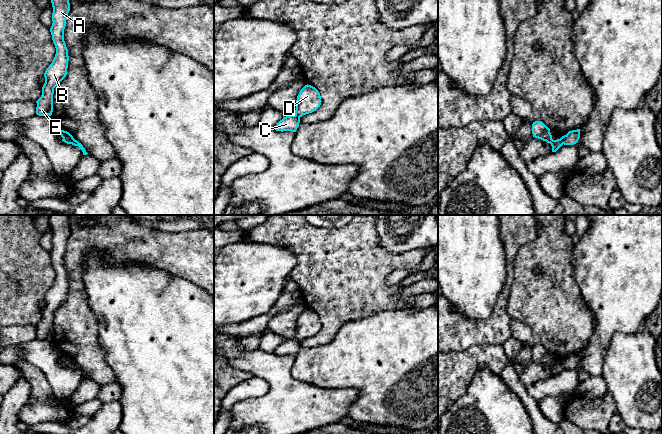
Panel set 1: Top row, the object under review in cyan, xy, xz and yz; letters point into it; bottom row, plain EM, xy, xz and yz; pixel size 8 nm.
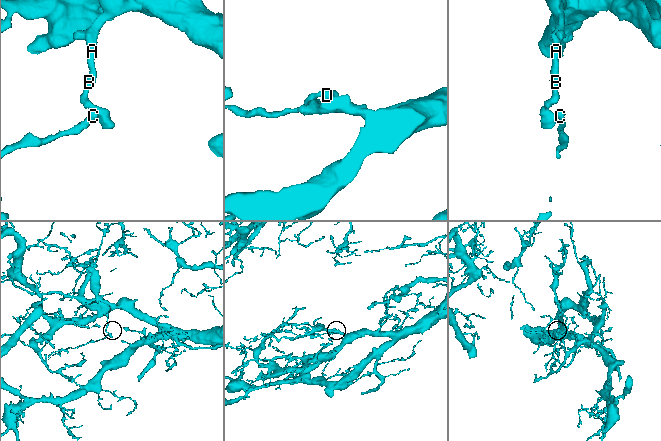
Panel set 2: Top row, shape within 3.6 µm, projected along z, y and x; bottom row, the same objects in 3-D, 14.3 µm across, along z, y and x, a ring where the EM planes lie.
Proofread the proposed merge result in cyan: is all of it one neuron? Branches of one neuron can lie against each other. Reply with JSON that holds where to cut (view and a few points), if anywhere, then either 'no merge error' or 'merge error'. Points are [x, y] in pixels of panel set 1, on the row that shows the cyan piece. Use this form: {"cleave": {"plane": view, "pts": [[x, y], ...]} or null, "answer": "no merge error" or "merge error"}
{"cleave": {"plane": "yz", "pts": [[560, 138], [563, 143]]}, "answer": "merge error"}

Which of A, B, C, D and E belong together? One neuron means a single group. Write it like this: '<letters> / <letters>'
A B D E / C

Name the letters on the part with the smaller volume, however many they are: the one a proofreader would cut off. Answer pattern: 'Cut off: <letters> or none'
Cut off: C

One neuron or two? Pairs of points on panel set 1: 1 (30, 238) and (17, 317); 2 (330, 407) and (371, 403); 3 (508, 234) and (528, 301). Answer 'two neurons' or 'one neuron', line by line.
1: one neuron
2: two neurons
3: two neurons

